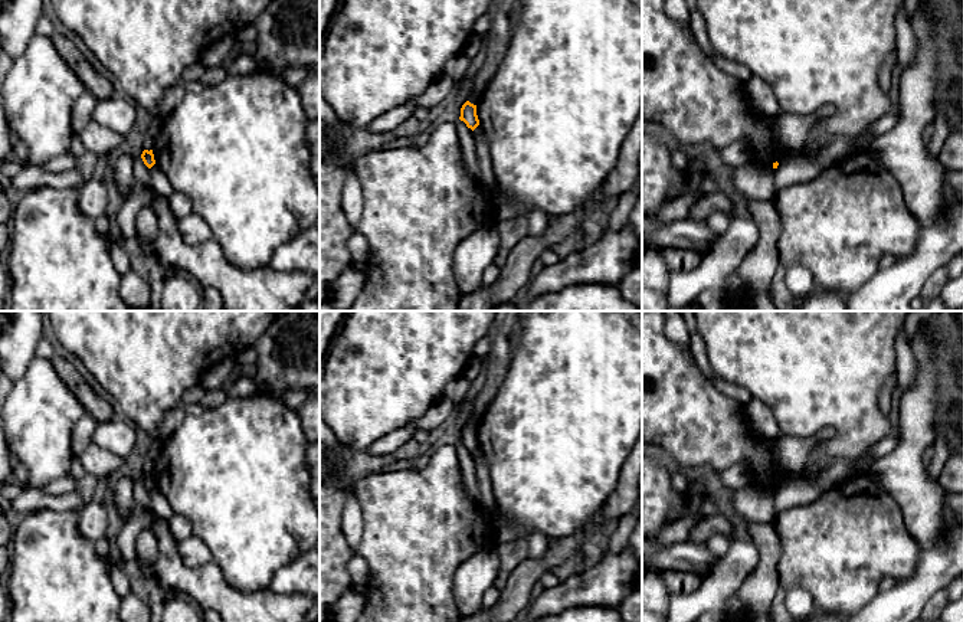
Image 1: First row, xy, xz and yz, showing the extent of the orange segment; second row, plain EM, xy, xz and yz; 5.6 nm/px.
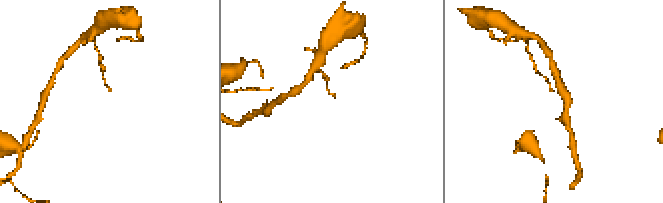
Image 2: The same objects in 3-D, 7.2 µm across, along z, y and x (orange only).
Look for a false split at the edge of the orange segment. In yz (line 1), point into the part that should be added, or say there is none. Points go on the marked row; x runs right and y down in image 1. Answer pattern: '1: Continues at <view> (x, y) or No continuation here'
1: No continuation here

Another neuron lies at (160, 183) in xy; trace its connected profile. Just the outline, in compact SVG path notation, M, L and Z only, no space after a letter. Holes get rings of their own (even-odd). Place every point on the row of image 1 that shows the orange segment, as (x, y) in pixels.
M154 164L150 168L150 174L151 174L151 186L153 190L160 194L164 199L168 199L171 196L171 193L174 191L170 180L166 177L166 174L163 173L163 170Z

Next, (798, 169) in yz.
M803 153L786 158L773 171L774 194L777 196L787 186L800 184L813 180L831 164L833 163L812 161Z

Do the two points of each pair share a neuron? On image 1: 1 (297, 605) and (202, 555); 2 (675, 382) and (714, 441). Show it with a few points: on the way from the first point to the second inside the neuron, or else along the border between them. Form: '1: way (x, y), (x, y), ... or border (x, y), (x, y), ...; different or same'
1: border (179, 552), (189, 566), (212, 560); different
2: way (675, 396), (675, 402), (700, 426); same

